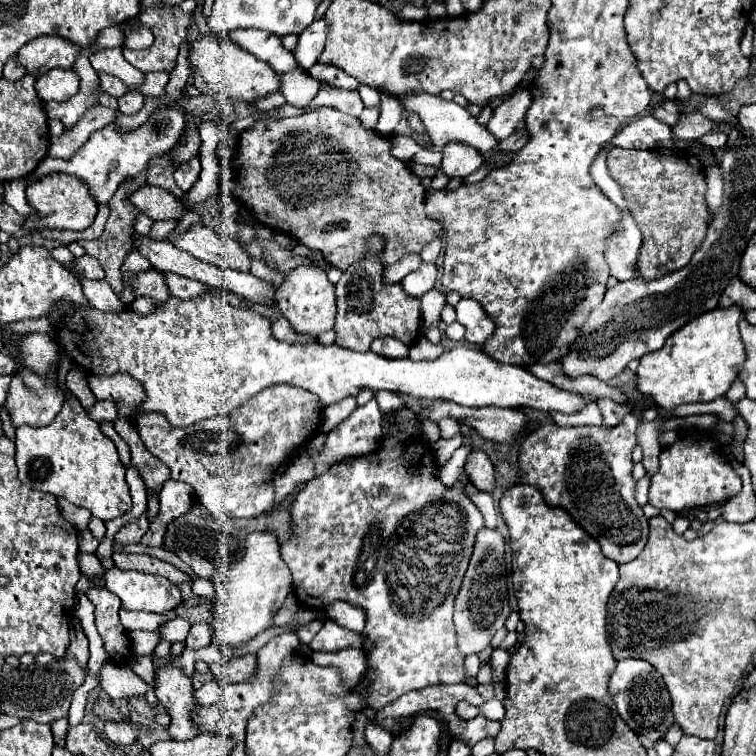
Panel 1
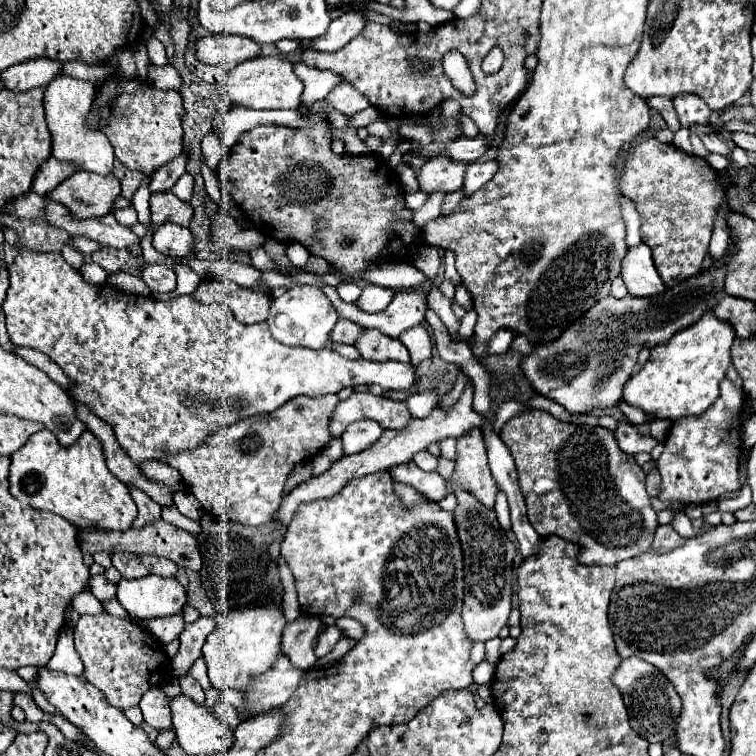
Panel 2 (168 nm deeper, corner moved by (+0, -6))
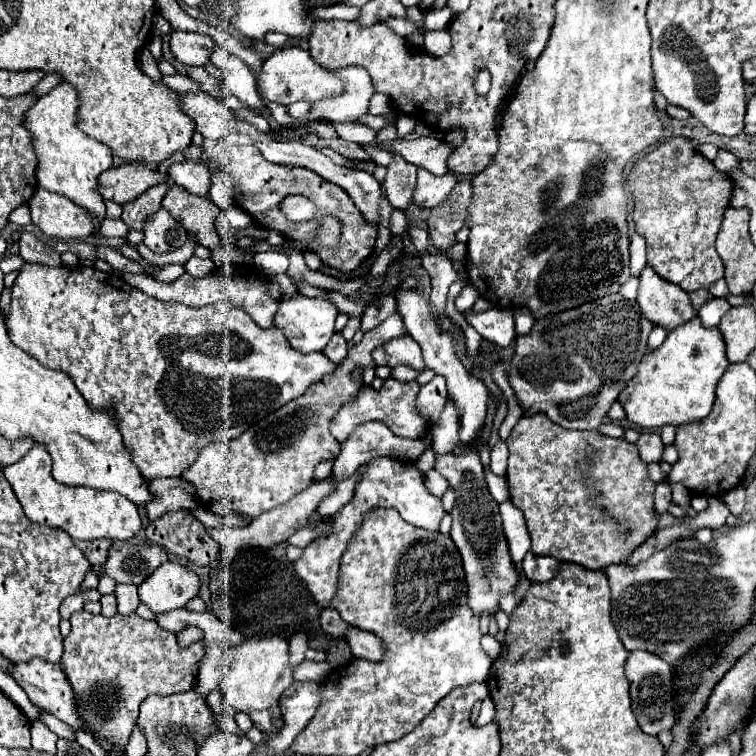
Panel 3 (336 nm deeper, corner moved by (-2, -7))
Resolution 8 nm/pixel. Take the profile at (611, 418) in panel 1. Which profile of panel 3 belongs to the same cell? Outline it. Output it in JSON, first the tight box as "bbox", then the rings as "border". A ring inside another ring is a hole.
{"bbox":[636,432,664,464],"border":[[[650,432],[640,434],[636,446],[638,446],[638,452],[640,452],[640,456],[642,456],[642,460],[644,460],[646,464],[650,464],[650,462],[660,462],[660,460],[662,460],[664,444],[662,444],[662,438],[660,438],[658,434],[650,434]]]}

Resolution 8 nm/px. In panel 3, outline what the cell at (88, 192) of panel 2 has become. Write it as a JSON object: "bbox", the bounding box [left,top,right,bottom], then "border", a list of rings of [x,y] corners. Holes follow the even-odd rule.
{"bbox":[100,162,170,204],"border":[[[134,162],[106,170],[100,176],[100,192],[104,200],[126,204],[160,182],[170,182],[170,176]]]}

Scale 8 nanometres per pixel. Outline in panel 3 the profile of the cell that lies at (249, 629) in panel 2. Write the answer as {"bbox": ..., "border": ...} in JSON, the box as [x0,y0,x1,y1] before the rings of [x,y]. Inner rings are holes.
{"bbox":[222,636,294,734],"border":[[[278,636],[246,638],[242,646],[230,648],[228,652],[232,652],[232,658],[228,664],[228,674],[222,682],[224,702],[240,712],[246,712],[262,734],[276,734],[284,726],[278,700],[282,692],[294,682],[292,664],[288,662],[288,642]]]}

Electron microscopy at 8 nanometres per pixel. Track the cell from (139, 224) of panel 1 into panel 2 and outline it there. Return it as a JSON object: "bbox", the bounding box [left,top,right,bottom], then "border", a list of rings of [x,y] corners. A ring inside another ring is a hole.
{"bbox":[114,205,138,227],"border":[[[130,205],[130,207],[124,207],[124,209],[120,209],[120,211],[116,211],[114,217],[116,217],[116,221],[118,221],[120,225],[126,225],[126,227],[132,227],[132,225],[138,223],[138,217],[136,217],[136,211],[134,211],[132,205]]]}

